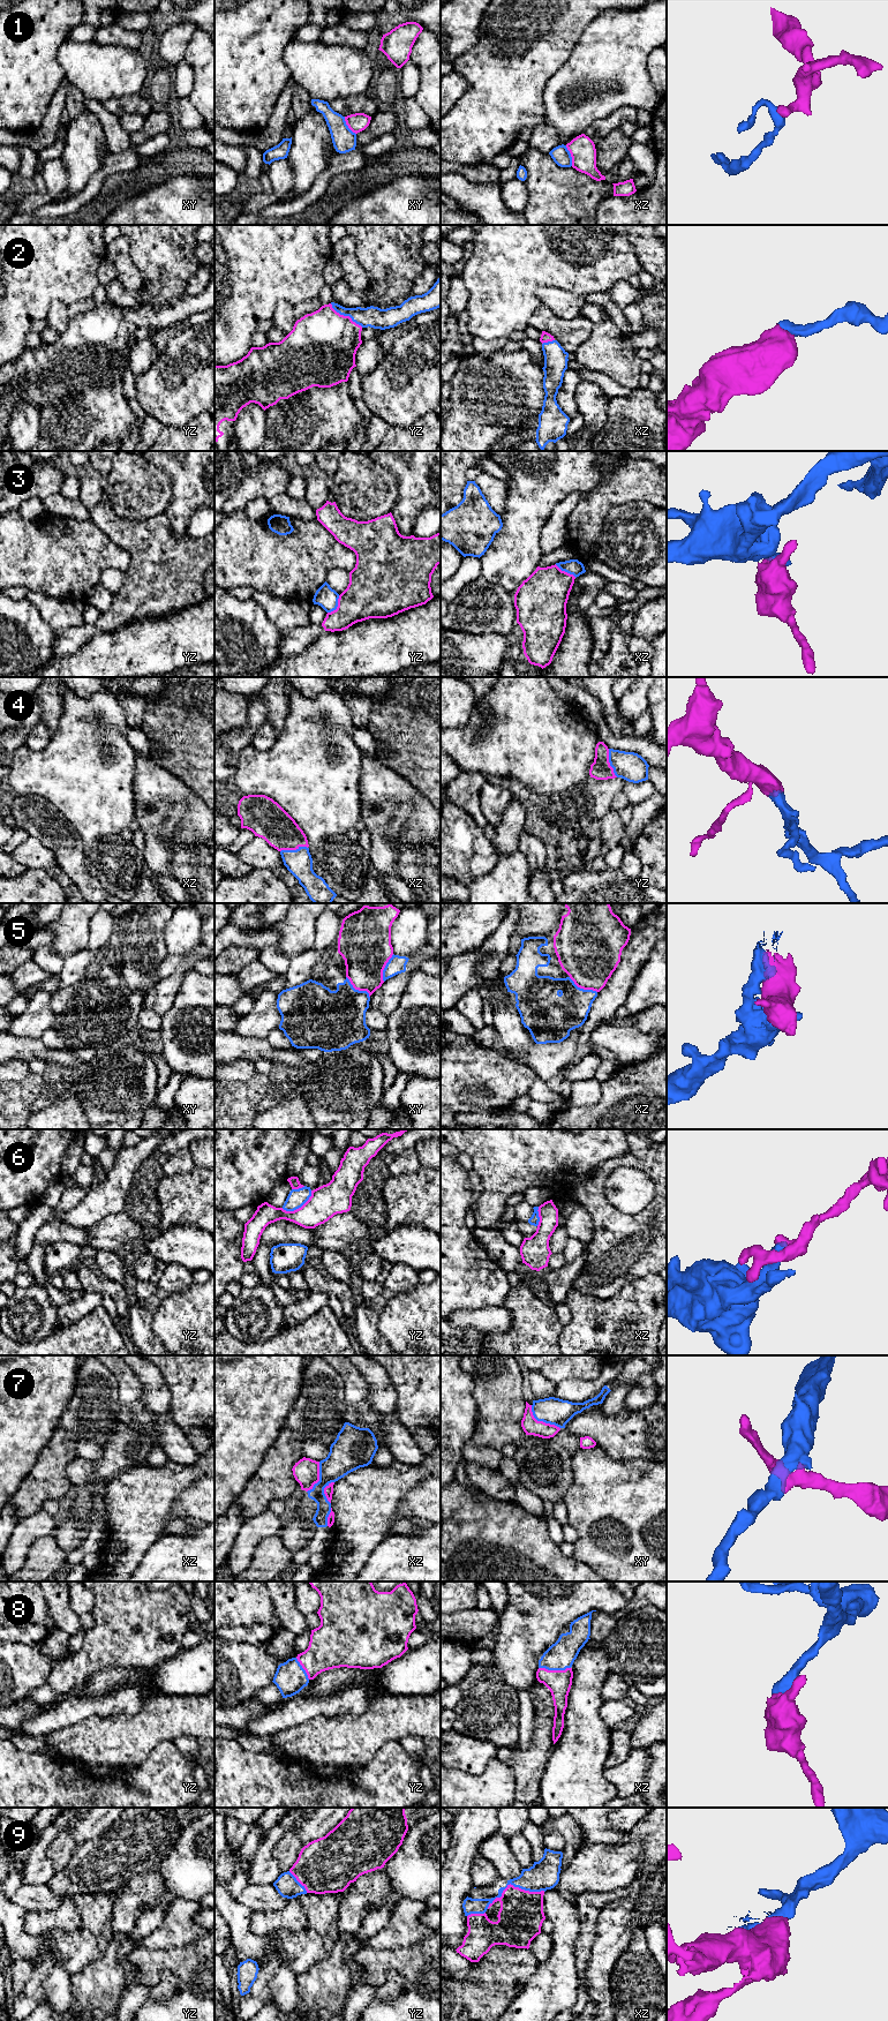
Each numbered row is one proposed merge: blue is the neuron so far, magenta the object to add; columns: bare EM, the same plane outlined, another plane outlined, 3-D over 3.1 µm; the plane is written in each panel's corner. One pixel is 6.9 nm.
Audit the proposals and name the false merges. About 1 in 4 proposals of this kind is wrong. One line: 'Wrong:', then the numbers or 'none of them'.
Wrong: 1, 3, 5, 6, 7

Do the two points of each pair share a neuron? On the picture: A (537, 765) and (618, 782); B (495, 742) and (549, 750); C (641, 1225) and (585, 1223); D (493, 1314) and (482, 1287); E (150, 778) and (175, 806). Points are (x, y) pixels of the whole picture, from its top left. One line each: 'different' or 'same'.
A: different
B: same
C: different
D: different
E: same

